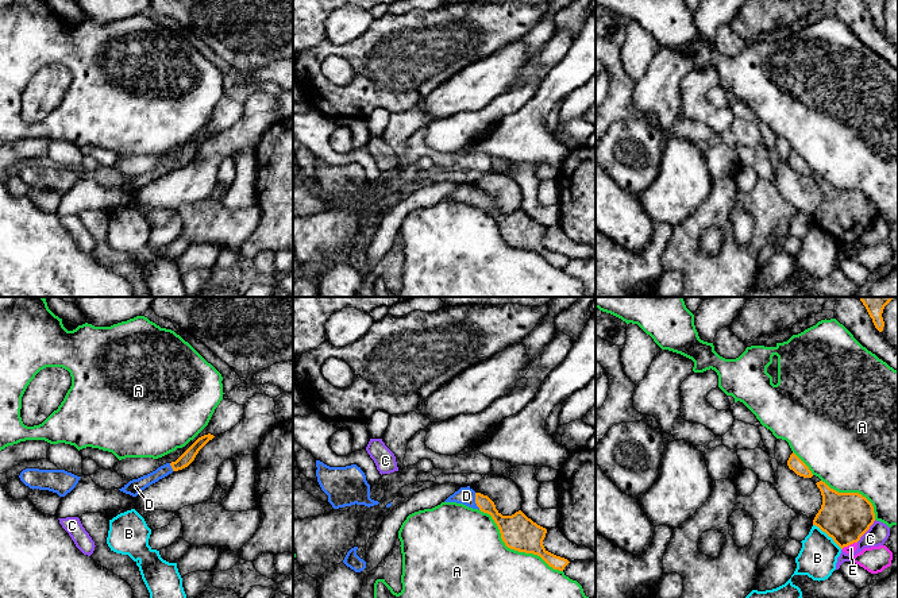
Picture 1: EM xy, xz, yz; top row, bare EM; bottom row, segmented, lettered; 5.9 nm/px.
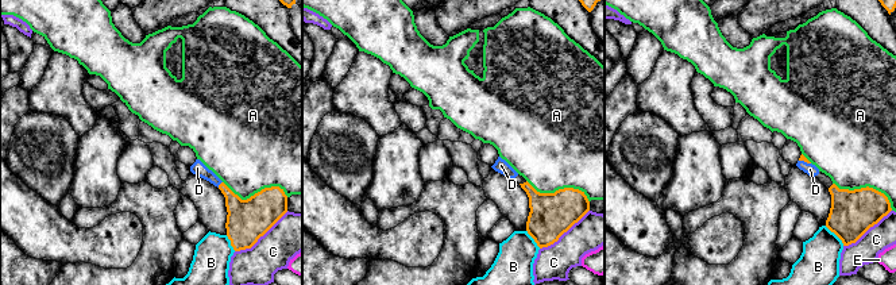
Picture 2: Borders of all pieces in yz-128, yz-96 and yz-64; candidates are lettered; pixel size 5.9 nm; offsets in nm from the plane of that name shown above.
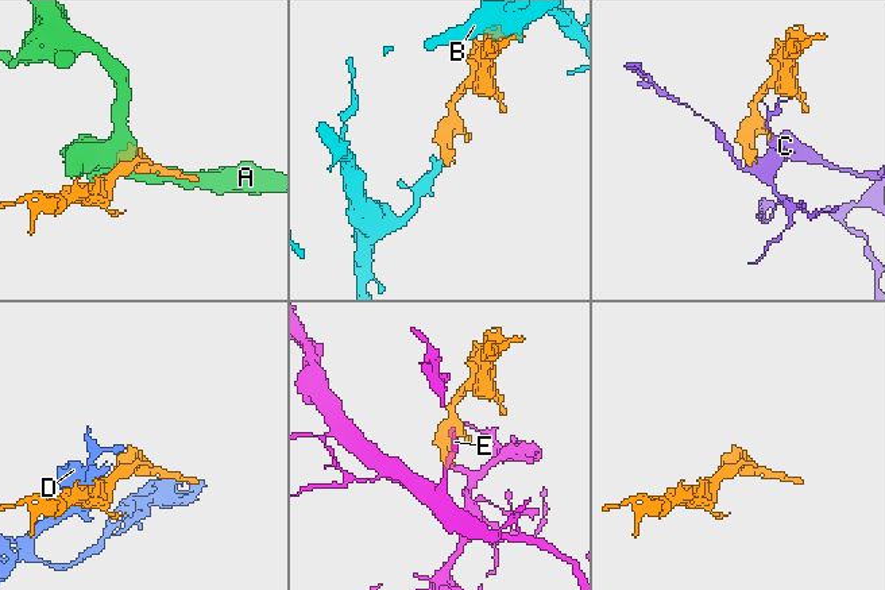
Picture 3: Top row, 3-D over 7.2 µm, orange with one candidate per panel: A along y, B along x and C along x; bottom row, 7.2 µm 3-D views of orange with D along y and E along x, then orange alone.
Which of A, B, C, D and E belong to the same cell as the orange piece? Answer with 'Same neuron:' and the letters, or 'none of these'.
Same neuron: D

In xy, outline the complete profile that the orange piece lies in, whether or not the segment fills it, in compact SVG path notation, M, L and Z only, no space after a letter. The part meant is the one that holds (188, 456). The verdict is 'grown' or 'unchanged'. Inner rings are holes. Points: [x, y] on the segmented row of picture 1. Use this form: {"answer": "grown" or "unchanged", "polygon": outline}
{"answer": "grown", "polygon": "M211 433L199 437L176 462L166 463L147 475L132 479L119 490L132 497L136 497L142 490L167 477L173 471L188 467L194 460L199 451L213 437L215 436Z"}

